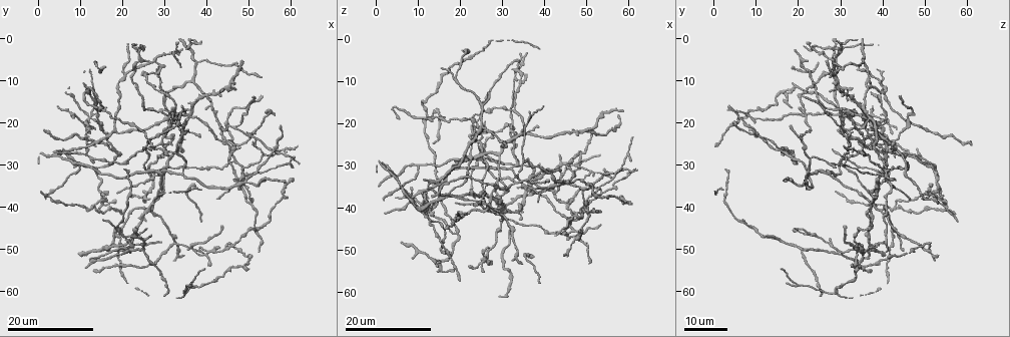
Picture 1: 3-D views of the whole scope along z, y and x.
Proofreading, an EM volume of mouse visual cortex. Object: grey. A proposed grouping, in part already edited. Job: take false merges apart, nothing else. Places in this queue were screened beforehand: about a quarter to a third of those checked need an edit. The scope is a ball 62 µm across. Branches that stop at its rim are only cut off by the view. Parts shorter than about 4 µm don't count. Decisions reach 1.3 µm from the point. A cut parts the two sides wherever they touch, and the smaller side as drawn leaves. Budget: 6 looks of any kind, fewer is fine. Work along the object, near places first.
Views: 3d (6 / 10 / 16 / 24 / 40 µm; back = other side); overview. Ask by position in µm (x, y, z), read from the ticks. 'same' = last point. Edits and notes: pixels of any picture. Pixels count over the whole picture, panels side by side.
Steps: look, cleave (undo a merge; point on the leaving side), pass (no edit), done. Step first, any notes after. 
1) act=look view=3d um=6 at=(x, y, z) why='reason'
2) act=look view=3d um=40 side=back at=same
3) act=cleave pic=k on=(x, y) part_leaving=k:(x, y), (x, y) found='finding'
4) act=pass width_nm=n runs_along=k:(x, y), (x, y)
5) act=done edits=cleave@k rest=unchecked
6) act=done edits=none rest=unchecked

act=look view=3d um=24 at=(48.0, 33.5, 41.5) why='four-way junction'

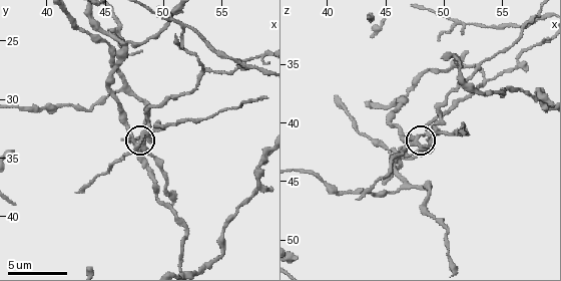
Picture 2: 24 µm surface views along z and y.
act=look view=3d um=10 at=(48.0, 33.6, 41.0)

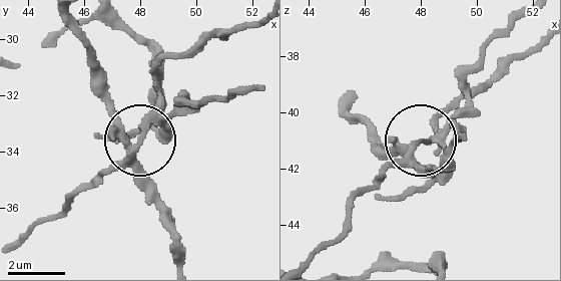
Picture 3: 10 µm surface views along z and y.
act=cleave pic=3 on=(163, 144) width_nm=230 part_leaving=3:(412, 155), (460, 106), (469, 70), (489, 42), (517, 20) found='two neurons meet here'

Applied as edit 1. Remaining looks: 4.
act=look view=overview why='see it whole again'

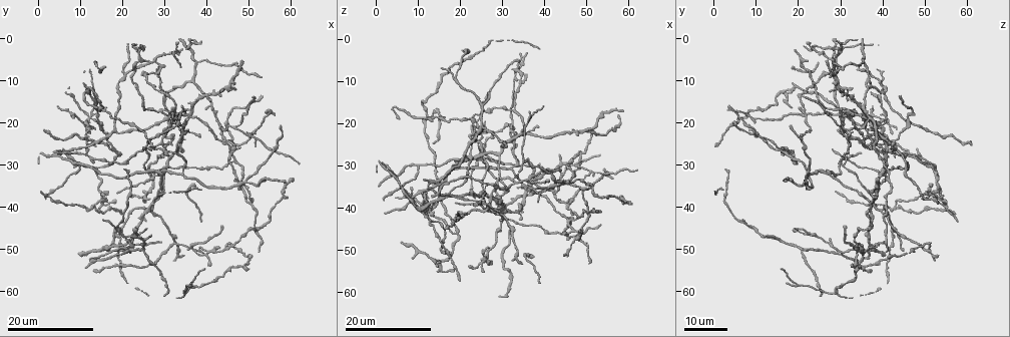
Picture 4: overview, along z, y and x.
act=look view=3d um=16 at=(43.0, 19.5, 37.5)

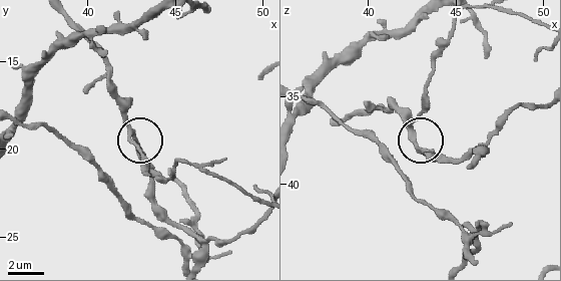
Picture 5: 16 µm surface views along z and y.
act=look view=3d um=10 at=(42.6, 19.0, 37.1)

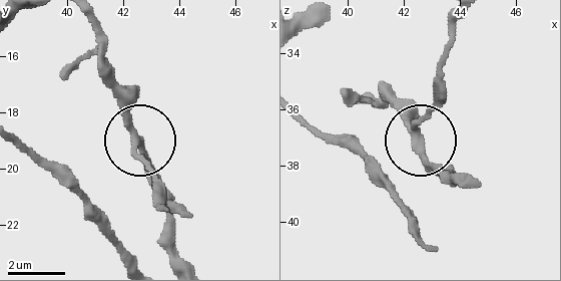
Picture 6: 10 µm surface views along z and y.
act=pass side_arm_um=31 runs_along=6:(84, 16), (156, 194) found='all the same neuron'

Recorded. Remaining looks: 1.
act=done edits=cleave@3 rest=unchecked

